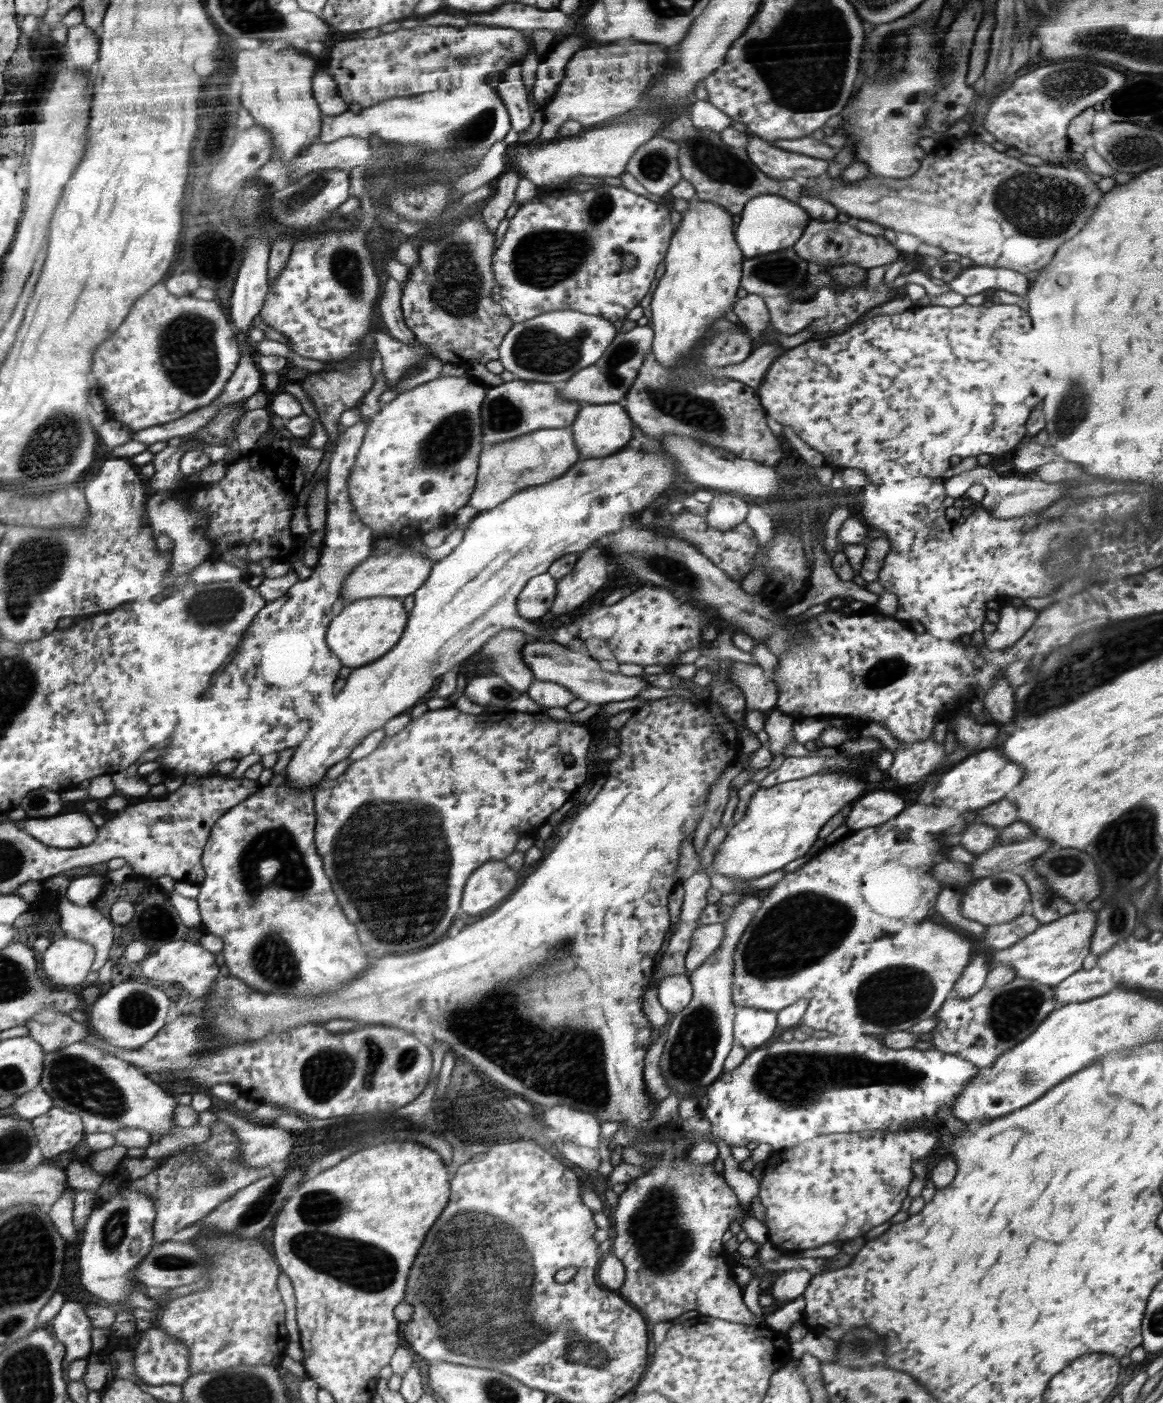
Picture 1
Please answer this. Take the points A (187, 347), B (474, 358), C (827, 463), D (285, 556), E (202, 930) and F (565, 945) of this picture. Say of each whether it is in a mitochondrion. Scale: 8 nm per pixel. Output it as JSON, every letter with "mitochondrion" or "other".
{"A":"mitochondrion","B":"other","C":"other","D":"other","E":"other","F":"mitochondrion"}

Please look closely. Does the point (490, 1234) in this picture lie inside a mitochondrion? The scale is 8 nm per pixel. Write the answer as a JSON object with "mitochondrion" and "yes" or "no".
{"mitochondrion":"yes"}

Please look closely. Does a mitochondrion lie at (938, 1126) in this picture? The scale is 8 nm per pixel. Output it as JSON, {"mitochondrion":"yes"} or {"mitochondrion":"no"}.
{"mitochondrion":"no"}

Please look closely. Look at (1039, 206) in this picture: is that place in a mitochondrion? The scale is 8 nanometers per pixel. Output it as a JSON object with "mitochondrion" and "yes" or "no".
{"mitochondrion":"yes"}

